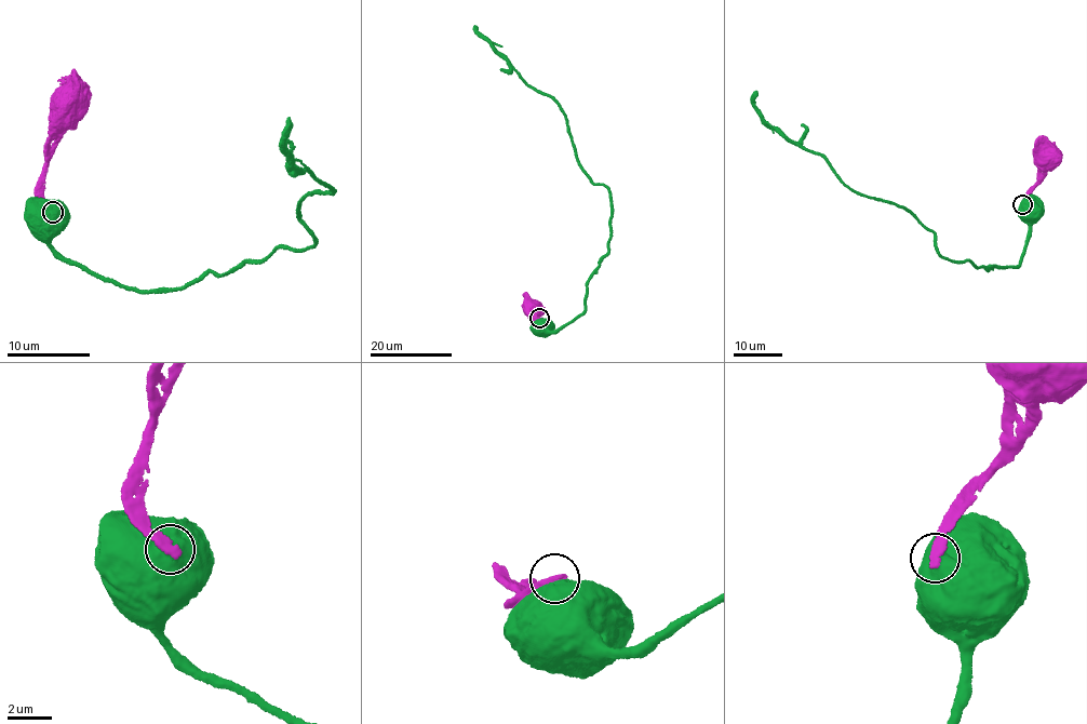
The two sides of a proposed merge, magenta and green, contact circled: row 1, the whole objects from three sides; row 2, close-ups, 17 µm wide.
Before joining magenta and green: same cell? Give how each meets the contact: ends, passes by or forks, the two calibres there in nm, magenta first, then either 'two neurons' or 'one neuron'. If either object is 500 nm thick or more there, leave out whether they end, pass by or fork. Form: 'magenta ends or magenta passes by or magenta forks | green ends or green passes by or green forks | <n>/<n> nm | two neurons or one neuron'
440/550 nm | two neurons

